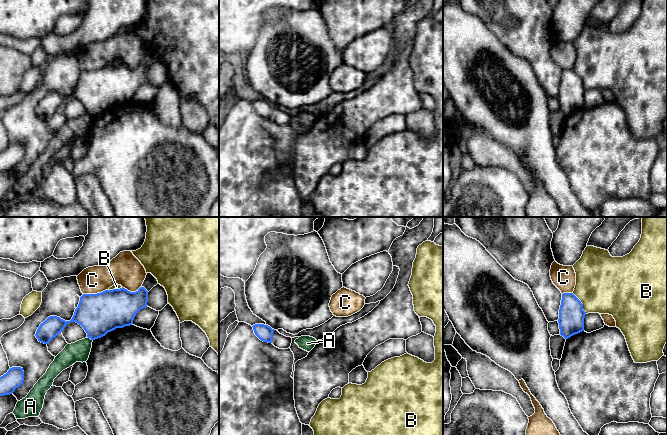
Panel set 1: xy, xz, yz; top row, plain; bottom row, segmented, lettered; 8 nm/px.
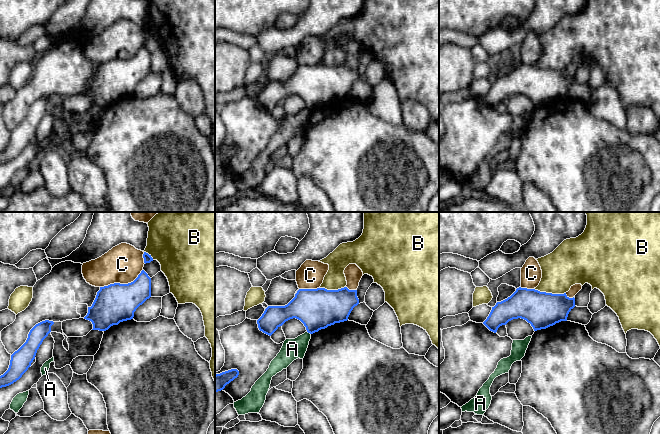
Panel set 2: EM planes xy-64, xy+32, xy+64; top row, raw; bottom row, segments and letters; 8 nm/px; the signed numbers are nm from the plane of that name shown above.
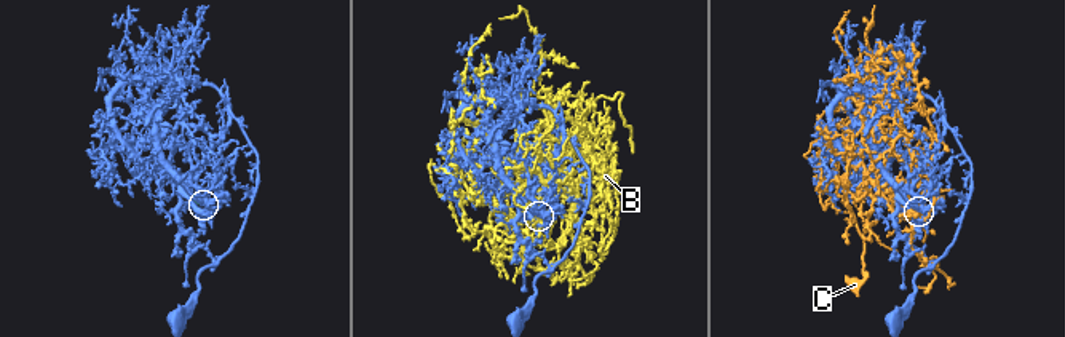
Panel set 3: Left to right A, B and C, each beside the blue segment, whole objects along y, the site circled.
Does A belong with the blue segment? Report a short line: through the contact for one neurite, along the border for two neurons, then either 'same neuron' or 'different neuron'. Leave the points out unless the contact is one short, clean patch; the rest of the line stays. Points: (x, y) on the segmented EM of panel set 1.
line xy (87, 336), (92, 340); different neuron

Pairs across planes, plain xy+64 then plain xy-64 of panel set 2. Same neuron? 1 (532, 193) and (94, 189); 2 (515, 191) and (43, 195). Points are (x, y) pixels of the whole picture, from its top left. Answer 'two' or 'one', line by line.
1: one
2: two

